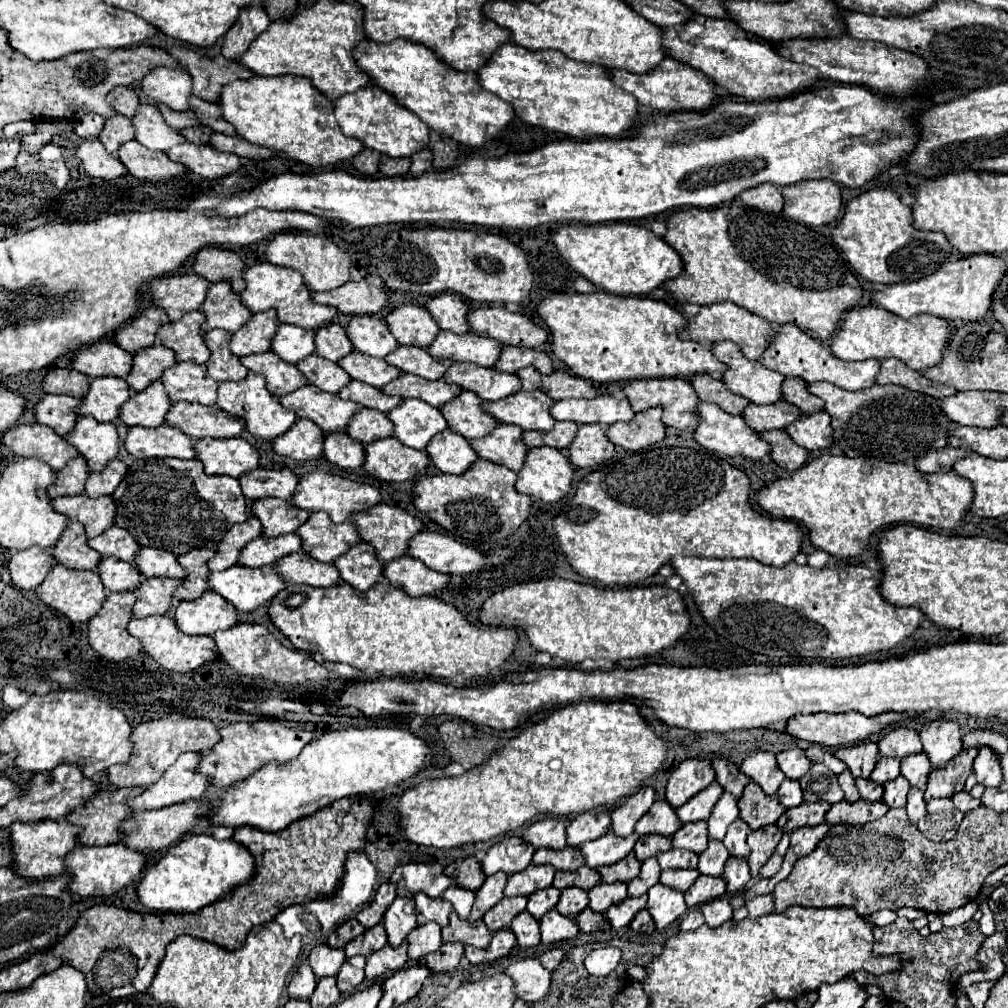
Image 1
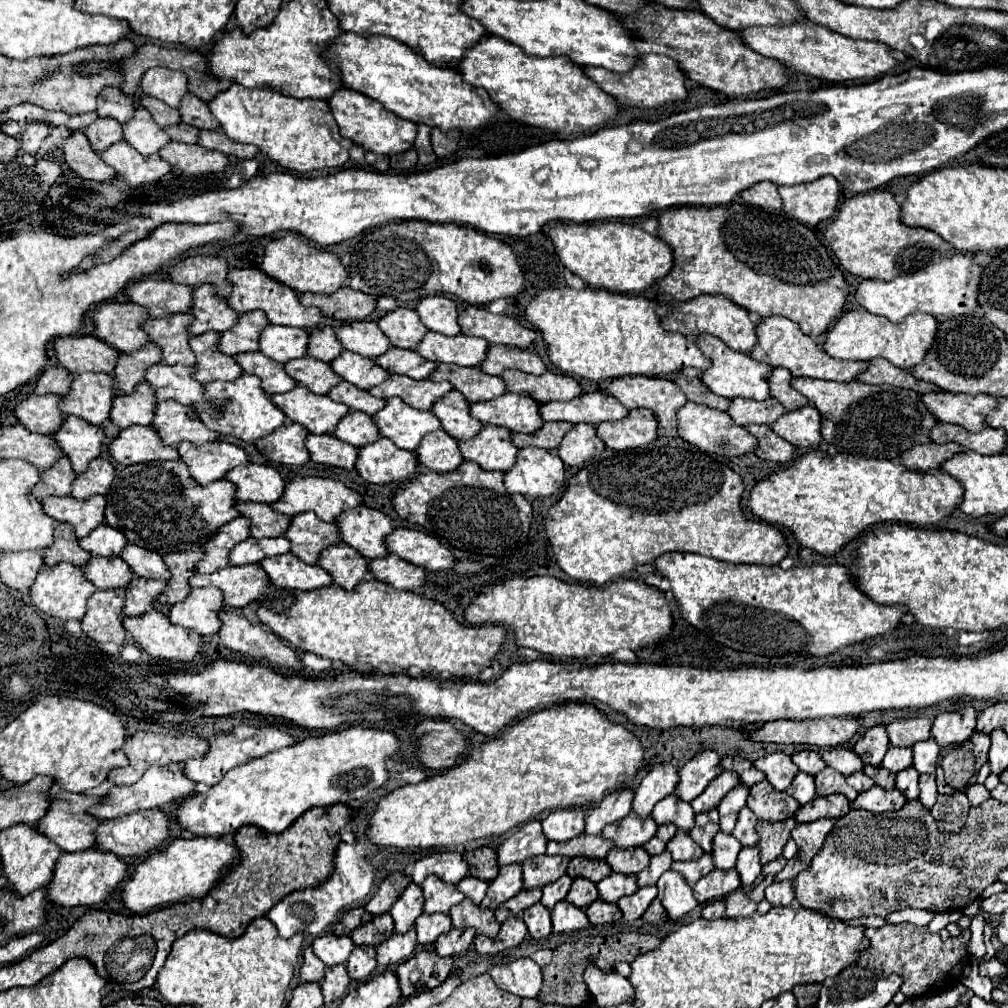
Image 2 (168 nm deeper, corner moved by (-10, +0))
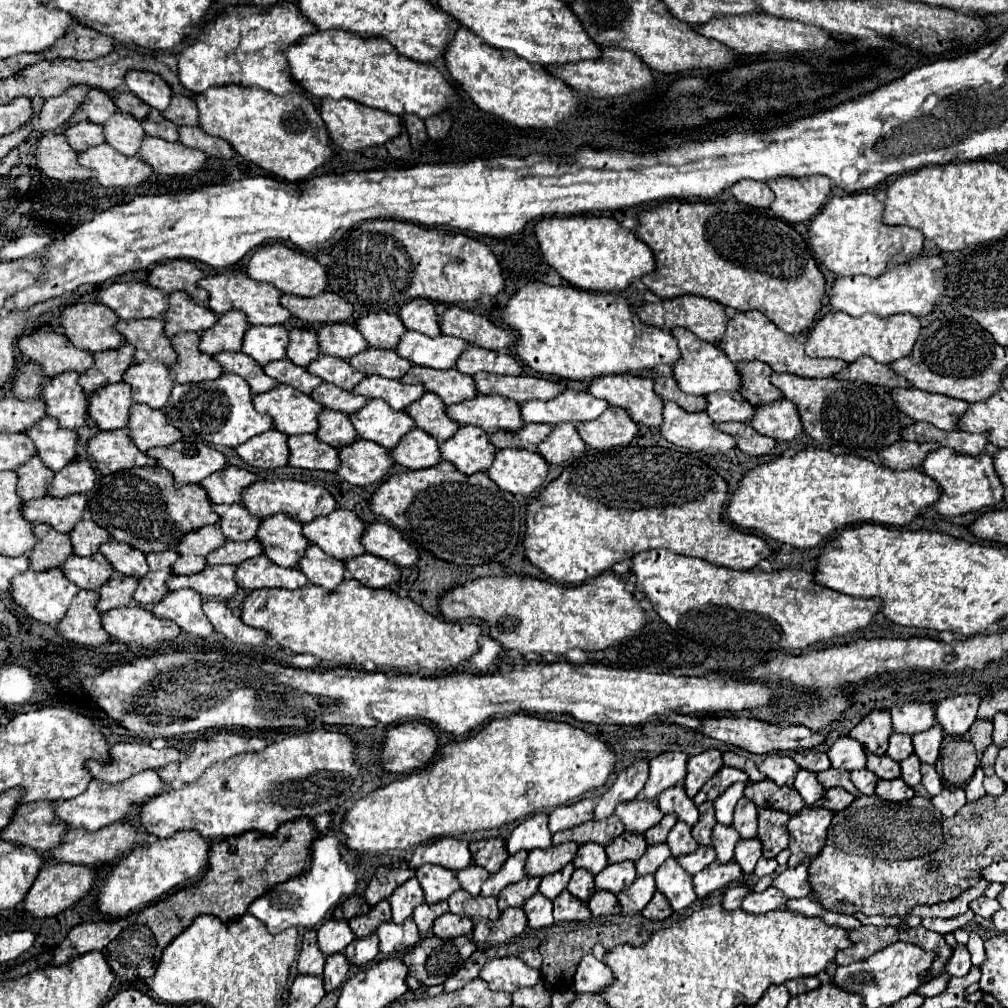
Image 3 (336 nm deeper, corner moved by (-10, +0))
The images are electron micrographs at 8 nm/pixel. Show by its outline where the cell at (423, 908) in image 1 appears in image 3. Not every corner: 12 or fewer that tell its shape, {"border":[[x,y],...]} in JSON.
{"border":[[417,868],[427,904],[447,900],[461,888],[453,870]]}

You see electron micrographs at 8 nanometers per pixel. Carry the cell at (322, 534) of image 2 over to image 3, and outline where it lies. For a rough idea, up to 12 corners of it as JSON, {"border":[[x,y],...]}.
{"border":[[263,518],[255,538],[277,566],[293,568],[309,546],[301,522]]}

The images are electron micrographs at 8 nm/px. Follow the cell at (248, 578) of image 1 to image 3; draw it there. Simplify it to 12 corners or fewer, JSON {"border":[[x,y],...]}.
{"border":[[205,566],[167,580],[169,590],[191,588],[201,598],[229,600],[233,566]]}

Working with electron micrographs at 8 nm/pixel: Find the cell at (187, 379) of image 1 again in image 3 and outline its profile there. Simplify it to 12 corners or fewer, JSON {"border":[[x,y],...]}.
{"border":[[129,366],[123,382],[133,402],[163,408],[175,384],[169,366]]}

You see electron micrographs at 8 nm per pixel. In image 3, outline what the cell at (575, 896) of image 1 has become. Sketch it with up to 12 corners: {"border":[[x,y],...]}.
{"border":[[575,868],[567,890],[587,902],[593,896],[593,874]]}

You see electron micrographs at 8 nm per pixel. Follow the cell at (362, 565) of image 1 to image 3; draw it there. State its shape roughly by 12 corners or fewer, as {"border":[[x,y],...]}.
{"border":[[313,544],[295,568],[311,584],[337,588],[343,562]]}

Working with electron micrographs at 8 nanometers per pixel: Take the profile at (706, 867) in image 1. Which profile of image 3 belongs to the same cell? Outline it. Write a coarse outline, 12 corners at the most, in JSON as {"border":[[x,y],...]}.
{"border":[[715,824],[713,848],[719,862],[731,862],[739,834]]}

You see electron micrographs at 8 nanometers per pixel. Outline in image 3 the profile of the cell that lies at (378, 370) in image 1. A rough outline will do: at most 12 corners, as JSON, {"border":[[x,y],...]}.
{"border":[[319,356],[305,366],[309,374],[343,390],[353,390],[365,374],[349,362]]}

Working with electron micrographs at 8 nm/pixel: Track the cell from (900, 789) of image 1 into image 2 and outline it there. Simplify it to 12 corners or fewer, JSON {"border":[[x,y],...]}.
{"border":[[907,768],[897,774],[897,790],[907,800],[917,800],[919,772]]}

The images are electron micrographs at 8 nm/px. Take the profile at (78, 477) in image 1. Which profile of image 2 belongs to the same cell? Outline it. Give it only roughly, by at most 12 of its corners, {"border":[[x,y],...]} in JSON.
{"border":[[63,456],[33,488],[39,500],[69,496],[77,474]]}

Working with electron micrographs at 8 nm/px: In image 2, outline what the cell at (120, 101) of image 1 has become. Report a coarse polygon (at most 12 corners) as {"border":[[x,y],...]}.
{"border":[[105,88],[97,114],[127,122],[135,102],[121,88]]}

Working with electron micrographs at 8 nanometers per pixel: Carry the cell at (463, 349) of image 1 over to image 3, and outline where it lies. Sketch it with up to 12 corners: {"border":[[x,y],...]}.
{"border":[[405,332],[395,352],[415,366],[453,368],[461,338]]}

